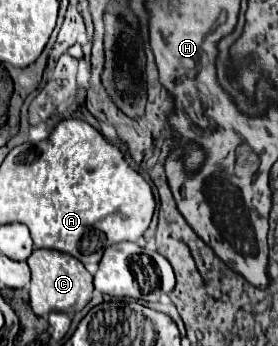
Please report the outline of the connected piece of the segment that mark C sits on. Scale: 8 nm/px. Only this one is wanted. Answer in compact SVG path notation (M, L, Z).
M33 250L33 254L27 258L27 264L31 268L29 304L37 316L47 318L49 312L67 312L69 316L73 316L75 312L83 310L83 306L91 300L93 276L71 254L63 254L57 250Z

